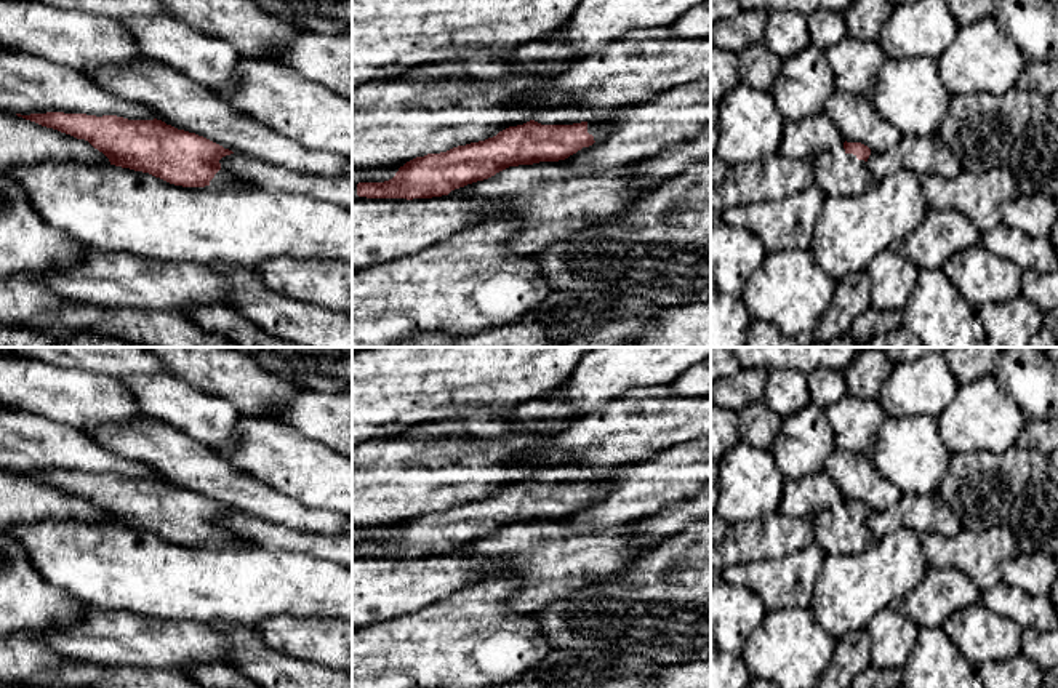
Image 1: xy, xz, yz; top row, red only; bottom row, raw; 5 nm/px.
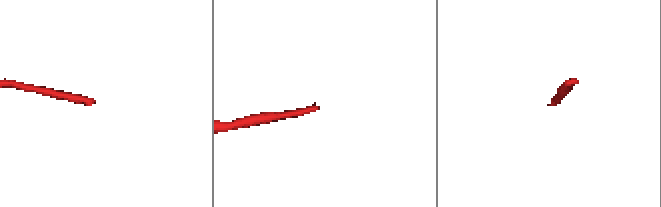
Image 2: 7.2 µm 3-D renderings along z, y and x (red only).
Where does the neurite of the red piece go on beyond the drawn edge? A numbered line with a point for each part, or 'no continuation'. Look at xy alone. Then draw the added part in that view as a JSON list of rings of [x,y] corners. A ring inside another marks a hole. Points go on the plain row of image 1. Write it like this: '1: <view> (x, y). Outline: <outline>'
1: xy (221, 536). Outline: [[[221,526],[210,539],[210,544],[245,544],[245,541]]]

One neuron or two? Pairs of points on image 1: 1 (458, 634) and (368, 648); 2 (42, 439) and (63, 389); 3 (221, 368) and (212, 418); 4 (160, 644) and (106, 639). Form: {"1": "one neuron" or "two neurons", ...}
{"1": "one neuron", "2": "two neurons", "3": "two neurons", "4": "one neuron"}

